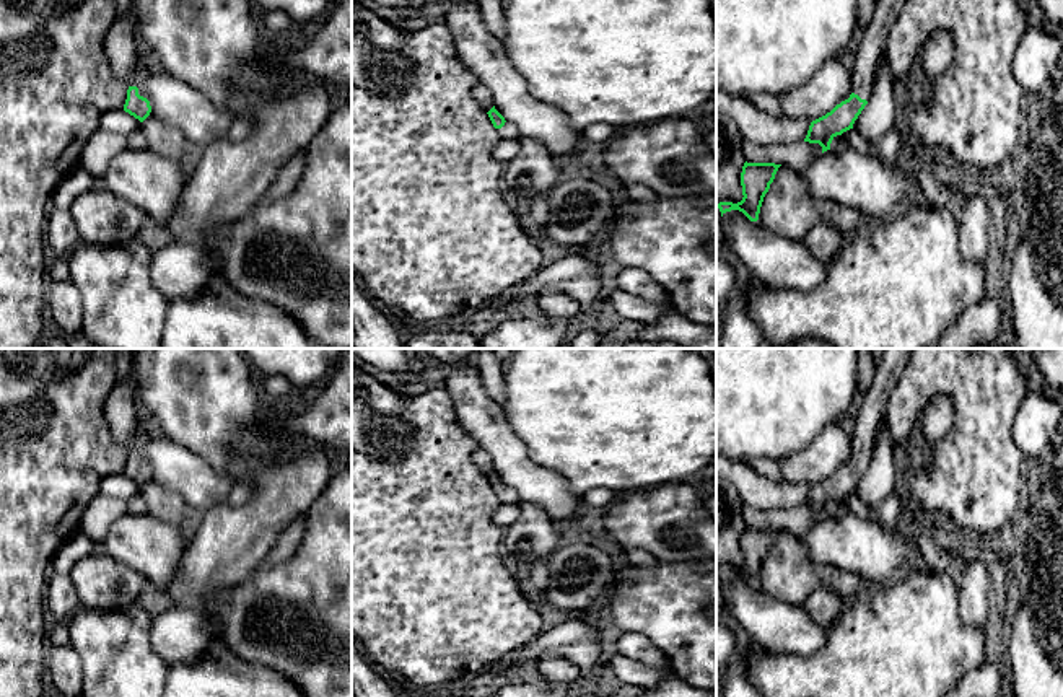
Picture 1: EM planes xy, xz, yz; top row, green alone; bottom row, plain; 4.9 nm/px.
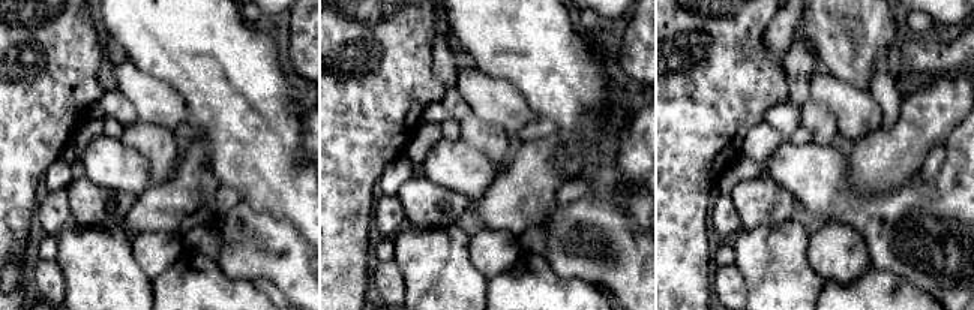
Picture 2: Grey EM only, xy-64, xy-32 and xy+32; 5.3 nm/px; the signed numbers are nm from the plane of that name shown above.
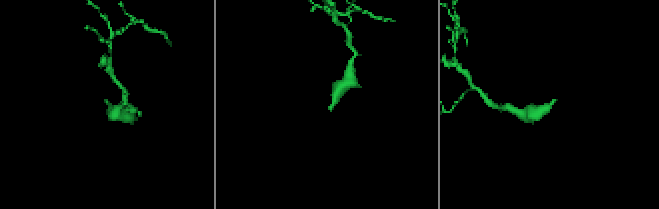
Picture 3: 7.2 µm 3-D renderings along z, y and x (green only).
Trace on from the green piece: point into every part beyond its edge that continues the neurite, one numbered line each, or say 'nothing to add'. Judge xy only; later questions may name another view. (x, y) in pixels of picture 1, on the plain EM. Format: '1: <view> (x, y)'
1: xy (140, 437)

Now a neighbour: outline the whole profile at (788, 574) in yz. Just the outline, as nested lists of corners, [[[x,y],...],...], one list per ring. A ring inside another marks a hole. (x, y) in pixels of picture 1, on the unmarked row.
[[[785,529],[778,533],[759,578],[763,593],[794,606],[803,606],[817,588],[832,590],[845,601],[863,586],[856,573],[812,562],[801,539]]]

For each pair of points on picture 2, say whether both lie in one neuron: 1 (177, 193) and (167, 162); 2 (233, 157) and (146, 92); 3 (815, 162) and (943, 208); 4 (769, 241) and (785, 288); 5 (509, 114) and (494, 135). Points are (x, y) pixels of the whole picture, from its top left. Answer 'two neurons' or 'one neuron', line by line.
1: two neurons
2: two neurons
3: one neuron
4: one neuron
5: two neurons

